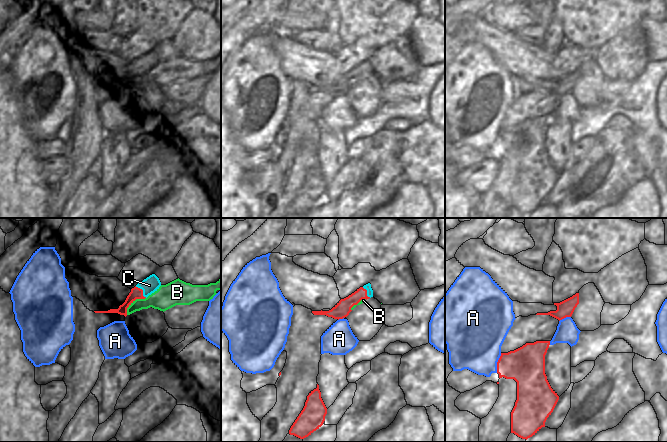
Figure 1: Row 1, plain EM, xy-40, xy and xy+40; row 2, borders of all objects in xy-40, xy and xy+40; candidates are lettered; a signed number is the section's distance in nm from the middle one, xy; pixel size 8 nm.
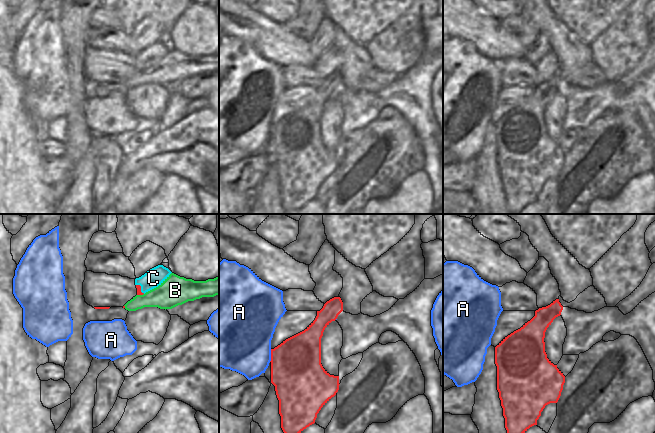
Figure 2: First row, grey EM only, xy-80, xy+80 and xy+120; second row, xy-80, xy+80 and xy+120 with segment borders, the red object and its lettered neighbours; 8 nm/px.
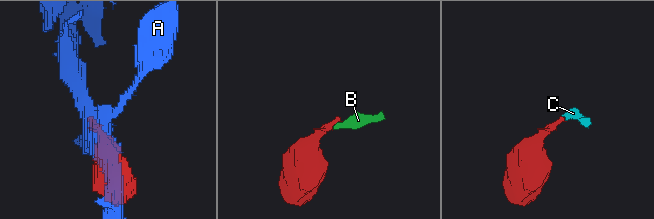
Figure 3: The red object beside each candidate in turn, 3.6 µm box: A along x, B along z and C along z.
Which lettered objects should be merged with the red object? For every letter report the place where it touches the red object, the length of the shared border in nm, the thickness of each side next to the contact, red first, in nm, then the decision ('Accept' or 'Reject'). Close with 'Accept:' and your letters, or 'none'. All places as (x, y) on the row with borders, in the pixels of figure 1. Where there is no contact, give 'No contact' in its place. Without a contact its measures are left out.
A: Touches red at xy+40 (497, 363). Shared border 170 nm. Thickness 300 nm (red) against 440 nm. Reject
B: Touches red at xy-40 (132, 302). Shared border 220 nm. Thickness 100 nm (red) against 180 nm. Accept
C: Touches red at xy-40 (142, 291). Shared border 130 nm. Thickness 100 nm (red) against 130 nm. Reject
Accept: B.

